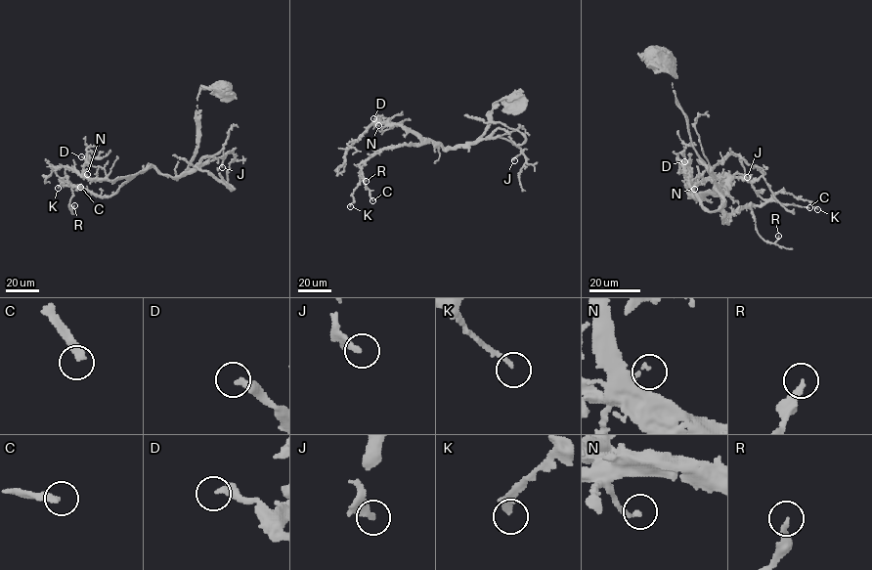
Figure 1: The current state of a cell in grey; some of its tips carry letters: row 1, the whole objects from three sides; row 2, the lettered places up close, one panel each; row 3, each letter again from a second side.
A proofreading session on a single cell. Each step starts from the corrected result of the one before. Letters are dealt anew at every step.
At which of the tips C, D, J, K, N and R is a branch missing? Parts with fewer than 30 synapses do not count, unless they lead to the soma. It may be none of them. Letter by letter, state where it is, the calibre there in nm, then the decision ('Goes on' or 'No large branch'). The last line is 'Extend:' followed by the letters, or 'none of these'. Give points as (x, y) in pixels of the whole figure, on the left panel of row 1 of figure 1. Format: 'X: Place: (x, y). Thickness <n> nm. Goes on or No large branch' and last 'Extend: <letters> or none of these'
C: Place: (80, 187). Thickness 280 nm. No large branch
D: Place: (81, 156). Thickness 360 nm. No large branch
J: Place: (222, 167). Thickness 280 nm. No large branch
K: Place: (58, 188). Thickness 200 nm. No large branch
N: Place: (87, 174). Thickness 160 nm. No large branch
R: Place: (74, 205). Thickness 220 nm. No large branch
Extend: none of these

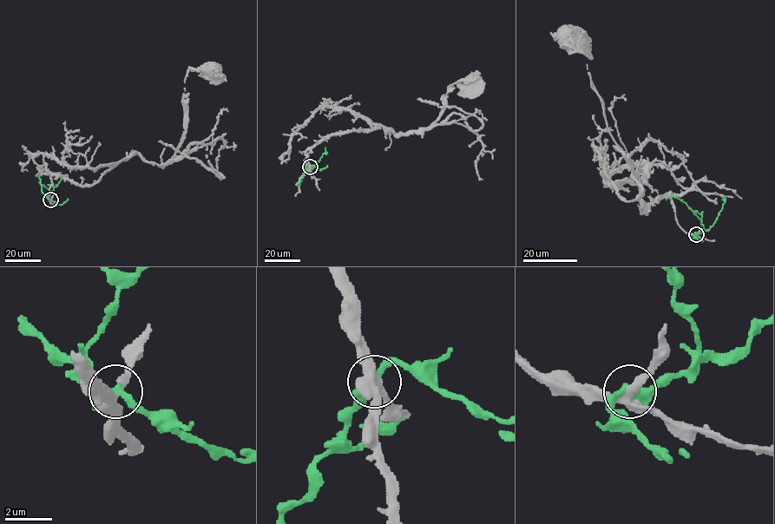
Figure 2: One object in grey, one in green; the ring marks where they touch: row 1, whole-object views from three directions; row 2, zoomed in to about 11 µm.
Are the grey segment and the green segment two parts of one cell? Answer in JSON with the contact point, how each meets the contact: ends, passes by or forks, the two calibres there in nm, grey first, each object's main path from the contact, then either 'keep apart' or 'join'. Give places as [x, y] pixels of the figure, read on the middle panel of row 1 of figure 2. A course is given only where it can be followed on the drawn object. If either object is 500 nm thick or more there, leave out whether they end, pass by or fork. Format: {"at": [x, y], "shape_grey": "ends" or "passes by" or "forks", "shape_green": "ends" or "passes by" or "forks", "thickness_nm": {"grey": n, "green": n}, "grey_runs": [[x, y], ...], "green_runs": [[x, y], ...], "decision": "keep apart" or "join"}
{"at": [310, 167], "shape_grey": "forks", "shape_green": "forks", "thickness_nm": {"grey": 360, "green": 320}, "grey_runs": [[310, 166], [310, 150], [336, 133], [428, 127], [443, 109], [443, 94], [454, 83], [473, 83]], "green_runs": [[310, 166], [308, 172], [317, 164], [325, 152], [325, 147]], "decision": "keep apart"}

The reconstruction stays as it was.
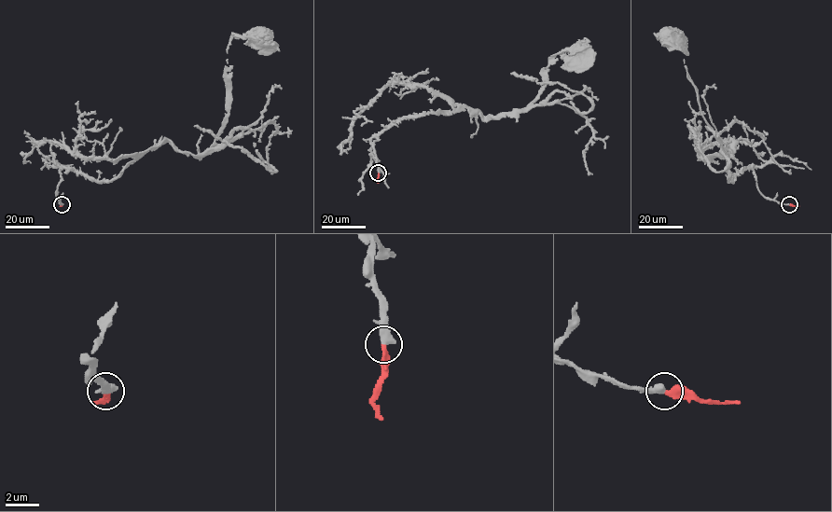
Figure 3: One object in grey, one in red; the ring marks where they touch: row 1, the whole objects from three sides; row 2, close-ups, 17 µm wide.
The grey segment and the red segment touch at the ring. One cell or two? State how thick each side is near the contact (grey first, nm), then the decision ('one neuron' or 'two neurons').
calibres 500 and 400 nm; one neuron

